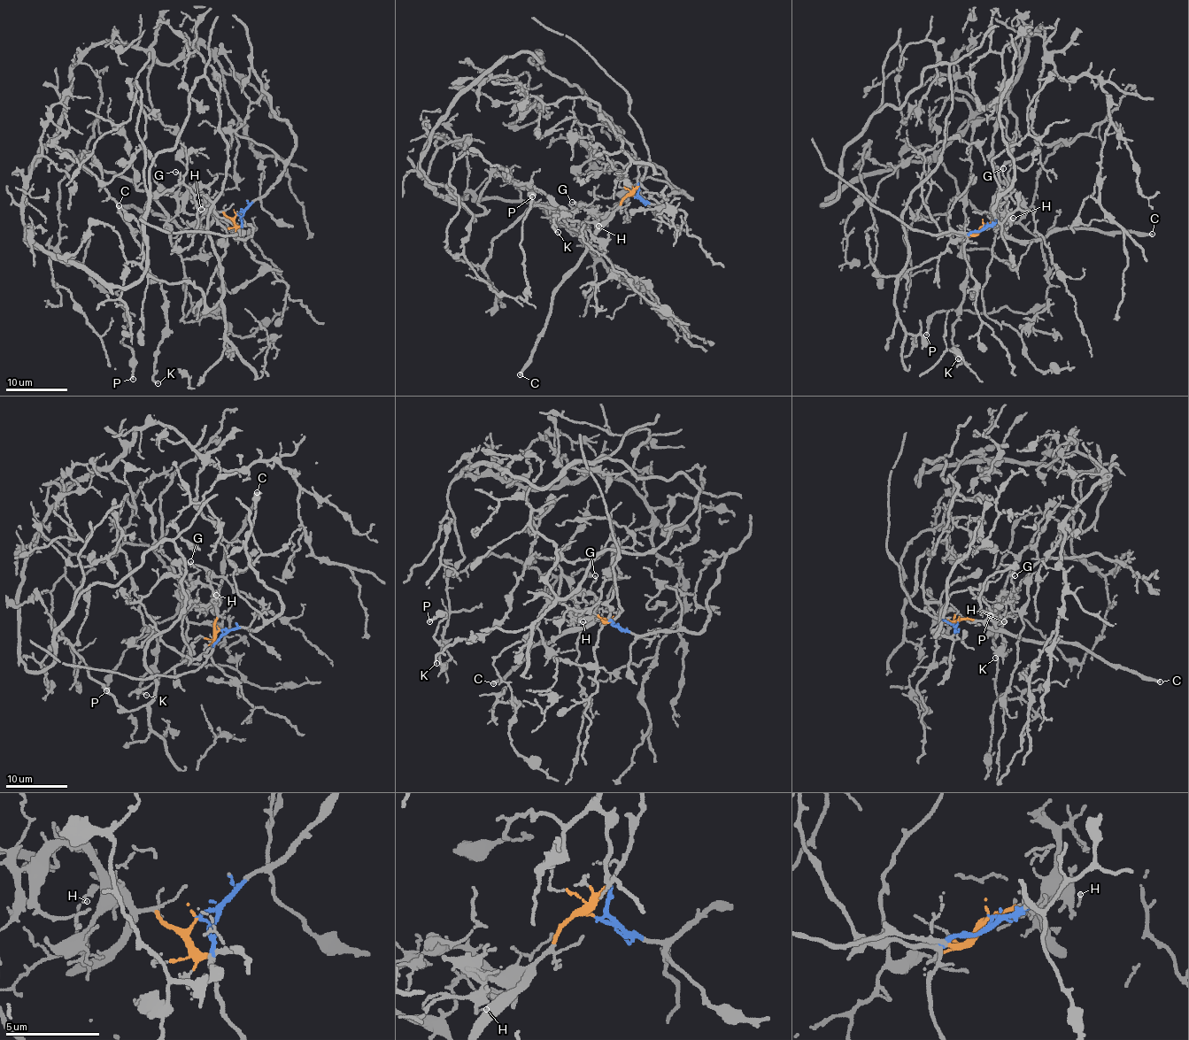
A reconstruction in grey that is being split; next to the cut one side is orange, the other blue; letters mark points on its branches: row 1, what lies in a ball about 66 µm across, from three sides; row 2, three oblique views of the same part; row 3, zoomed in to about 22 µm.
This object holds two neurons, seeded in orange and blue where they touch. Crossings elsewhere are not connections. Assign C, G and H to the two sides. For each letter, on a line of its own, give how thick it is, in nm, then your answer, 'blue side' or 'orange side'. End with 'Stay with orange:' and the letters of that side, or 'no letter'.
C: 240 nm | orange side
G: 110 nm | orange side
H: 120 nm | orange side
Stay with orange: C, G, H

